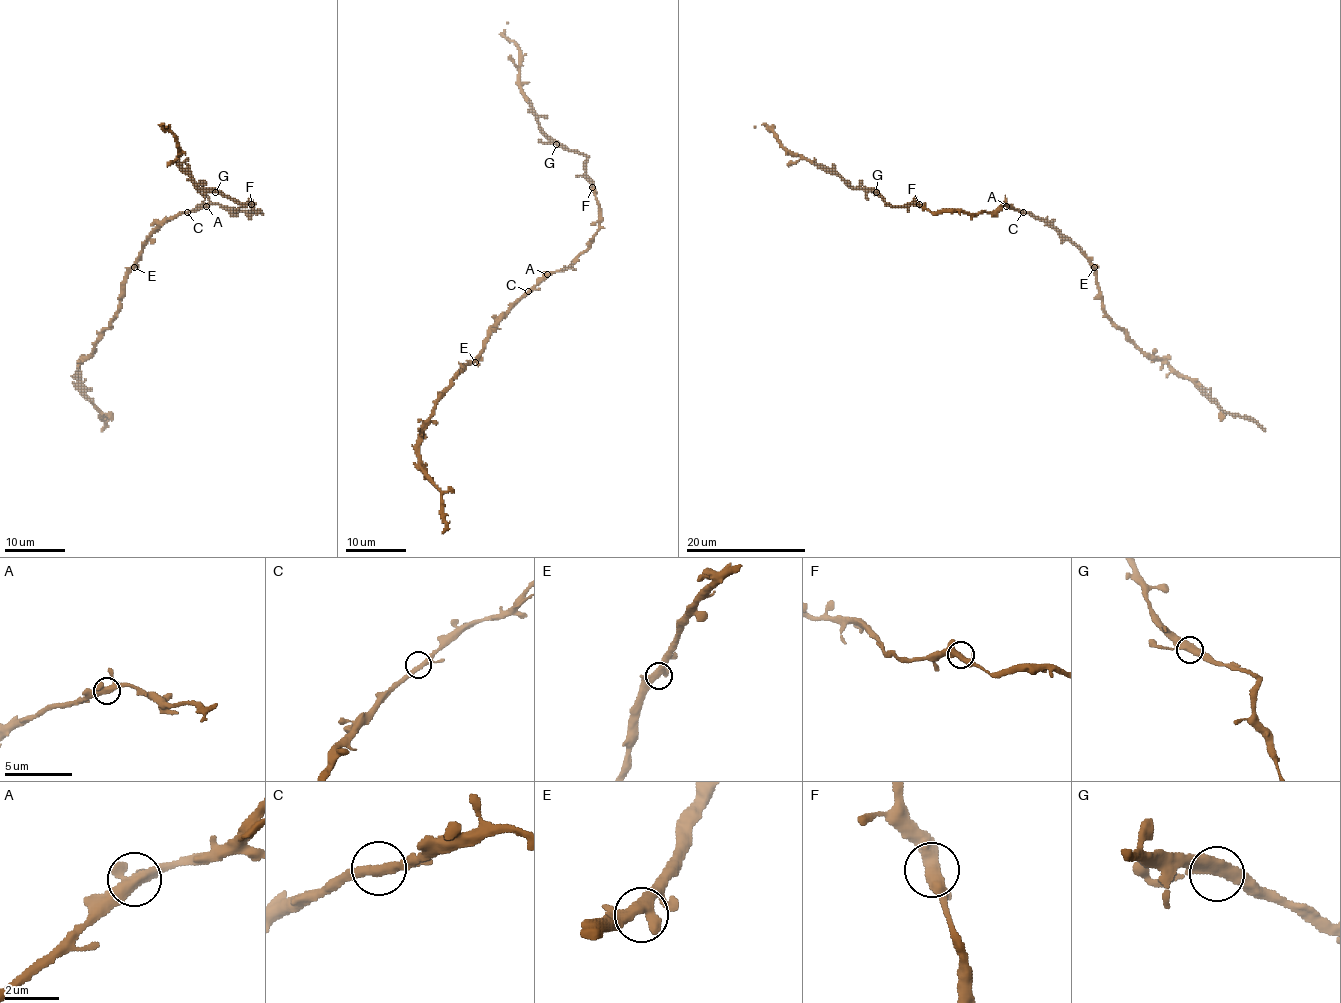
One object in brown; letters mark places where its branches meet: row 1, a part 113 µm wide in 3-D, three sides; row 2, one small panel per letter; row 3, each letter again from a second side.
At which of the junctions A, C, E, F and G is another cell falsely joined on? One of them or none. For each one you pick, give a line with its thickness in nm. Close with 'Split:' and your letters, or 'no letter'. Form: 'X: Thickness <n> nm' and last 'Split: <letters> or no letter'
Split: no letter

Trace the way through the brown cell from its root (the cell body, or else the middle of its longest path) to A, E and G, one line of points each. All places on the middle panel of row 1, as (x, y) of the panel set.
A: (529, 293), (547, 274)
E: (529, 293), (491, 330), (475, 362)
G: (529, 293), (555, 271), (565, 270), (588, 247), (598, 228), (598, 202), (586, 174), (586, 157), (556, 144)

